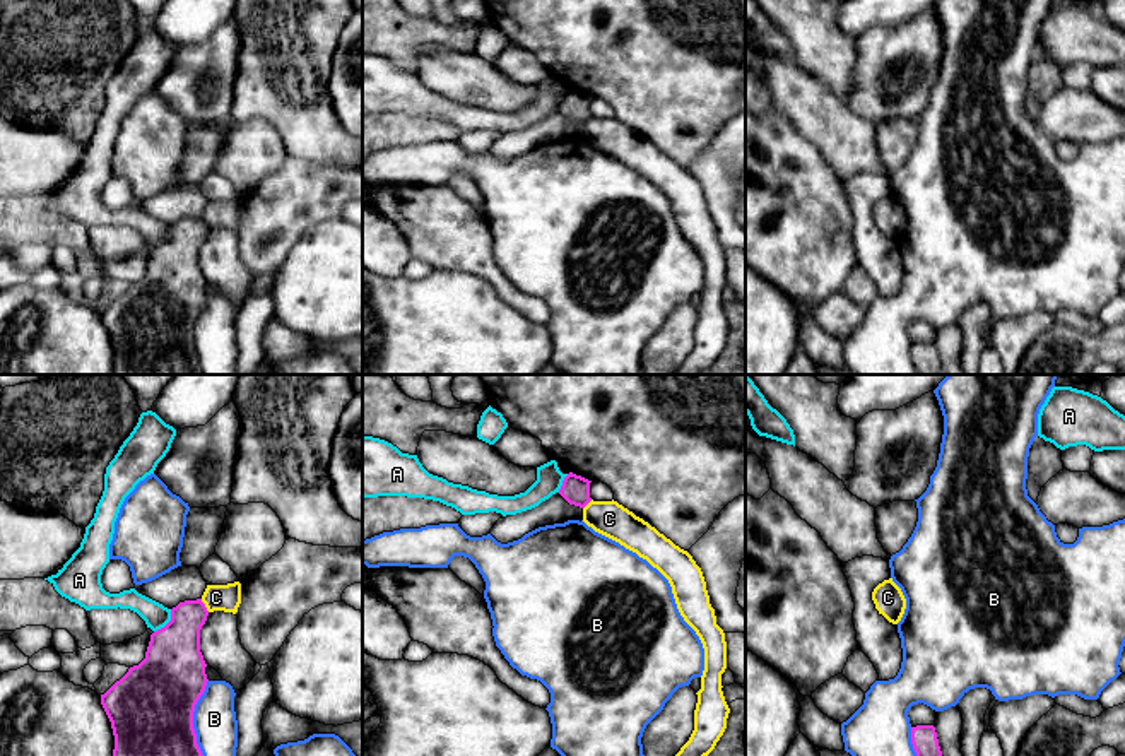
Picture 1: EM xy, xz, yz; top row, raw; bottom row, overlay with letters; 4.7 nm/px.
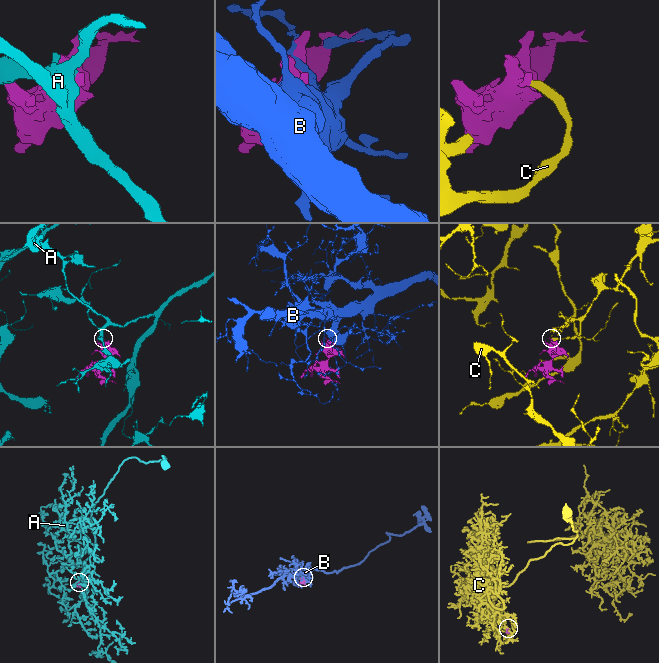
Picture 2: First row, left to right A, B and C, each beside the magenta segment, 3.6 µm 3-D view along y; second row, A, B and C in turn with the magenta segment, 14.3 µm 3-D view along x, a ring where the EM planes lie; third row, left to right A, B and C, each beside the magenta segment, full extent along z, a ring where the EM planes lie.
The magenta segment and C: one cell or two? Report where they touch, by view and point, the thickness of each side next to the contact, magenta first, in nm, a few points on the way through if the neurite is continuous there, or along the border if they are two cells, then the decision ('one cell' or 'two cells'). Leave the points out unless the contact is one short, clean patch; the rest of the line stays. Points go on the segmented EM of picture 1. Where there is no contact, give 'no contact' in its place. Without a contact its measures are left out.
contact xy (204, 606); calibres 240 and 130 nm; border xy (200, 599), (209, 611); two cells

